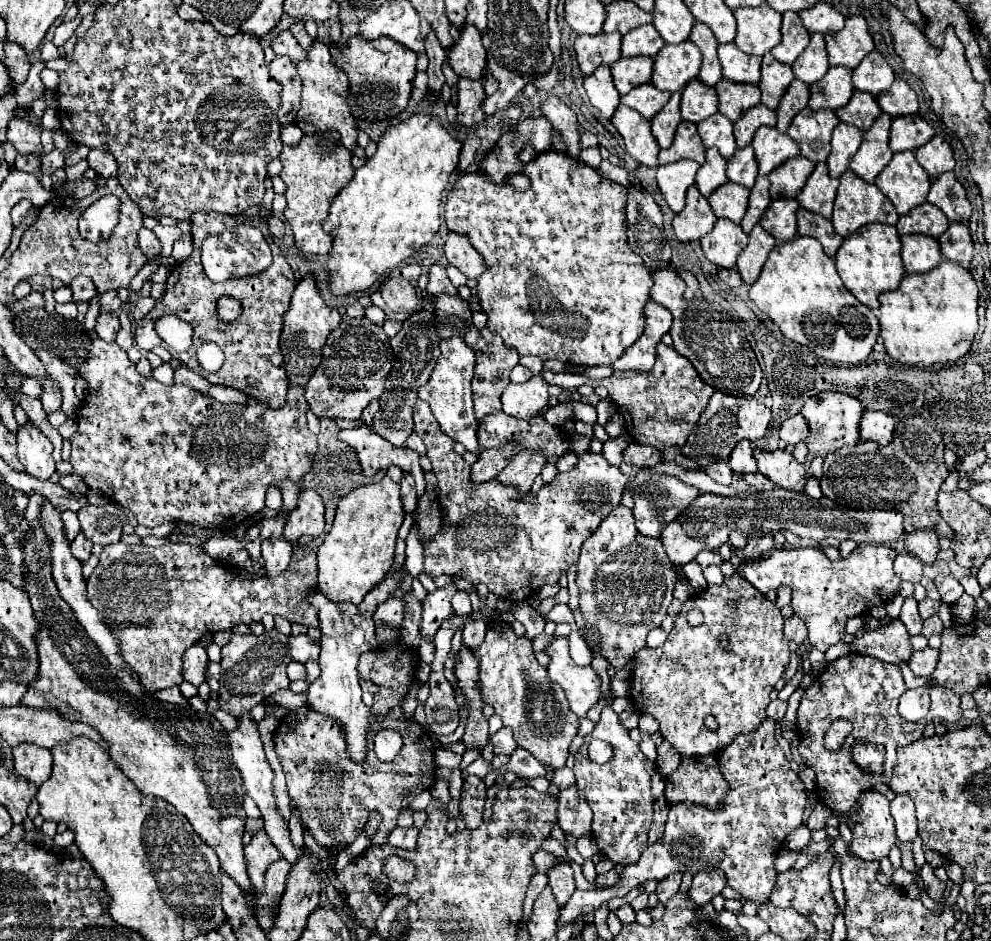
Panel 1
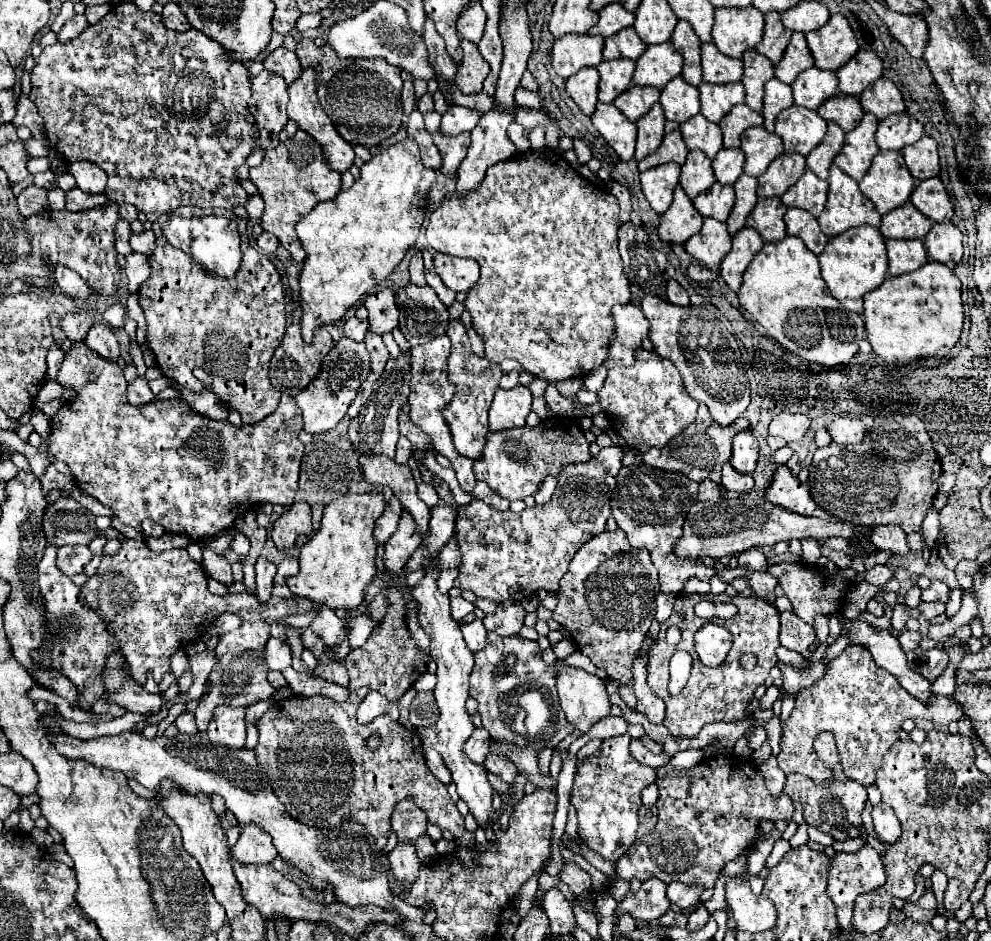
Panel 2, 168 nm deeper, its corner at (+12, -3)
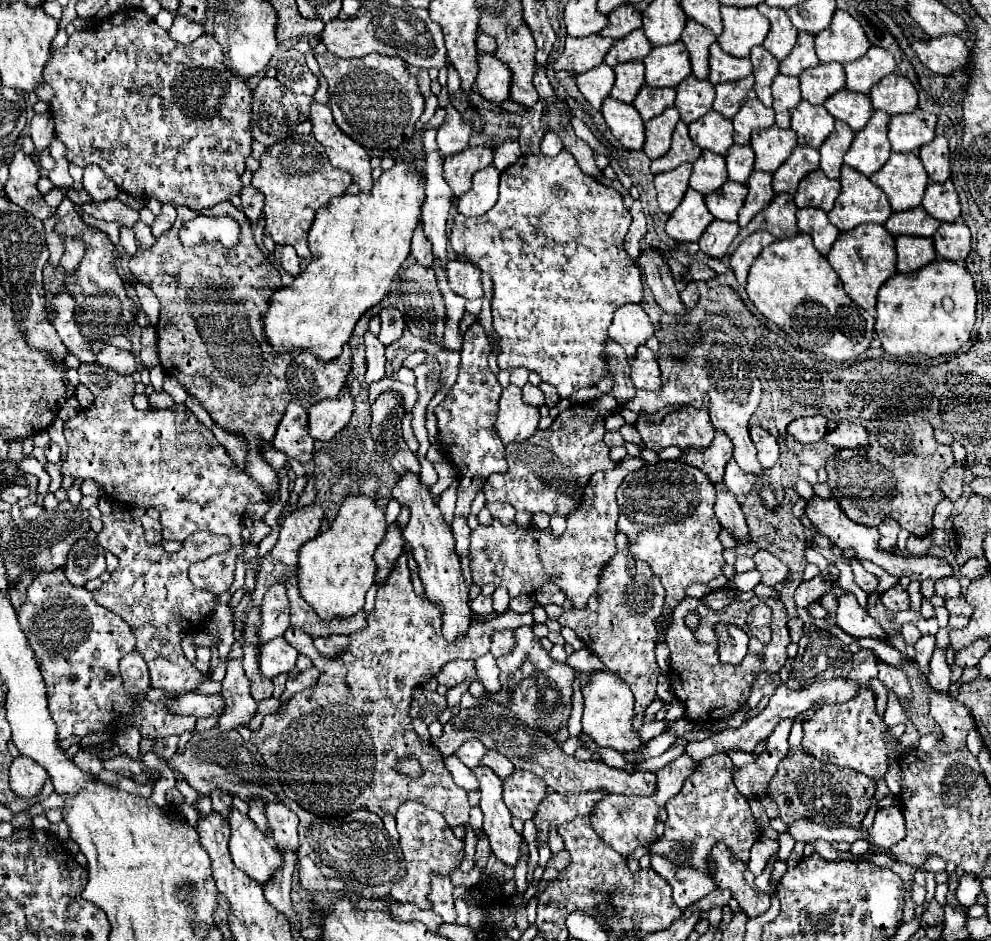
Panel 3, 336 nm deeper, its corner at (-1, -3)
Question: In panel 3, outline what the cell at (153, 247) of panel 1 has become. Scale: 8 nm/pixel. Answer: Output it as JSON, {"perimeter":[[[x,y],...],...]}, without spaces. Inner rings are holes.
{"perimeter":[[[117,198],[105,200],[105,202],[87,202],[87,204],[81,204],[81,210],[97,220],[119,222],[121,226],[127,226],[127,228],[133,228],[135,222],[139,220],[139,212],[131,210],[129,206],[125,206]]]}

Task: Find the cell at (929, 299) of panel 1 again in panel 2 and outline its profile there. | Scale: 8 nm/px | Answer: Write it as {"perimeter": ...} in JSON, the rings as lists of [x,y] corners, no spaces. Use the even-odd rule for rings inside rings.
{"perimeter":[[[928,262],[910,274],[886,278],[882,286],[868,292],[863,300],[867,339],[872,350],[888,364],[950,354],[960,340],[964,324],[960,280],[946,264]]]}

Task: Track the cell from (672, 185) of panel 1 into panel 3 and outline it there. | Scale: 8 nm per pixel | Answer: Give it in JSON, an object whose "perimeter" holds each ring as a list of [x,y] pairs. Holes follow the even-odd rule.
{"perimeter":[[[681,164],[663,174],[655,174],[657,200],[659,200],[659,208],[665,214],[671,214],[683,200],[685,190],[689,186],[689,174],[691,174],[691,164]]]}

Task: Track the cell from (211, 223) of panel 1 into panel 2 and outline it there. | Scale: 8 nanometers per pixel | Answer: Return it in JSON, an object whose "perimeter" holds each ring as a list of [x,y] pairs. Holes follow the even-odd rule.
{"perimeter":[[[179,207],[152,224],[152,232],[158,240],[148,256],[152,276],[138,288],[140,306],[148,322],[146,342],[156,356],[156,366],[166,378],[192,392],[202,392],[204,384],[192,376],[192,370],[196,366],[204,368],[214,378],[208,390],[218,394],[226,408],[236,410],[244,424],[256,424],[272,414],[280,402],[280,392],[270,384],[268,366],[274,348],[278,348],[284,338],[284,286],[272,260],[252,248],[246,234],[246,220],[242,218],[238,218],[238,234],[244,260],[242,268],[232,278],[204,274],[192,256],[166,244],[161,227],[172,214],[193,218],[210,214],[207,210]]]}

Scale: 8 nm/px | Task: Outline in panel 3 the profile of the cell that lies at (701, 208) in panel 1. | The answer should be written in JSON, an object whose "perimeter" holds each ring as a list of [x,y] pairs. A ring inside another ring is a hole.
{"perimeter":[[[687,188],[683,202],[669,216],[665,230],[675,242],[697,242],[703,234],[703,228],[713,220],[711,212],[705,206],[703,194],[693,188]]]}

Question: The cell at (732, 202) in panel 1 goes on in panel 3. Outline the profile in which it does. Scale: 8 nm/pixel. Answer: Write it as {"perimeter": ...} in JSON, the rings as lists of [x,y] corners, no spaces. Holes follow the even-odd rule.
{"perimeter":[[[727,180],[719,190],[705,196],[705,204],[715,218],[735,222],[737,212],[745,202],[745,196],[747,196],[747,186],[745,184]]]}

